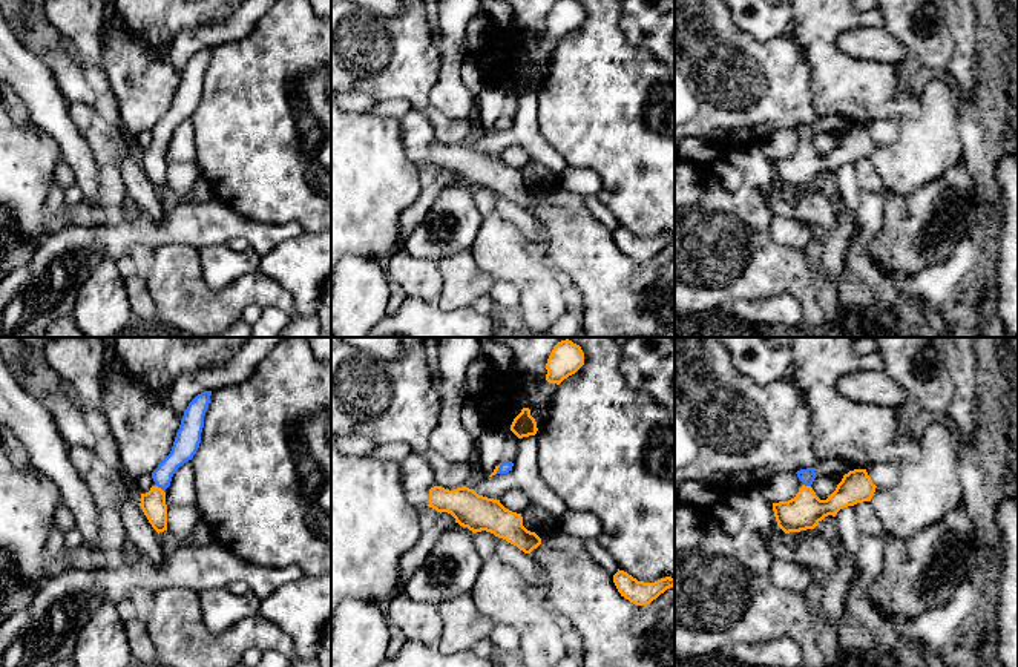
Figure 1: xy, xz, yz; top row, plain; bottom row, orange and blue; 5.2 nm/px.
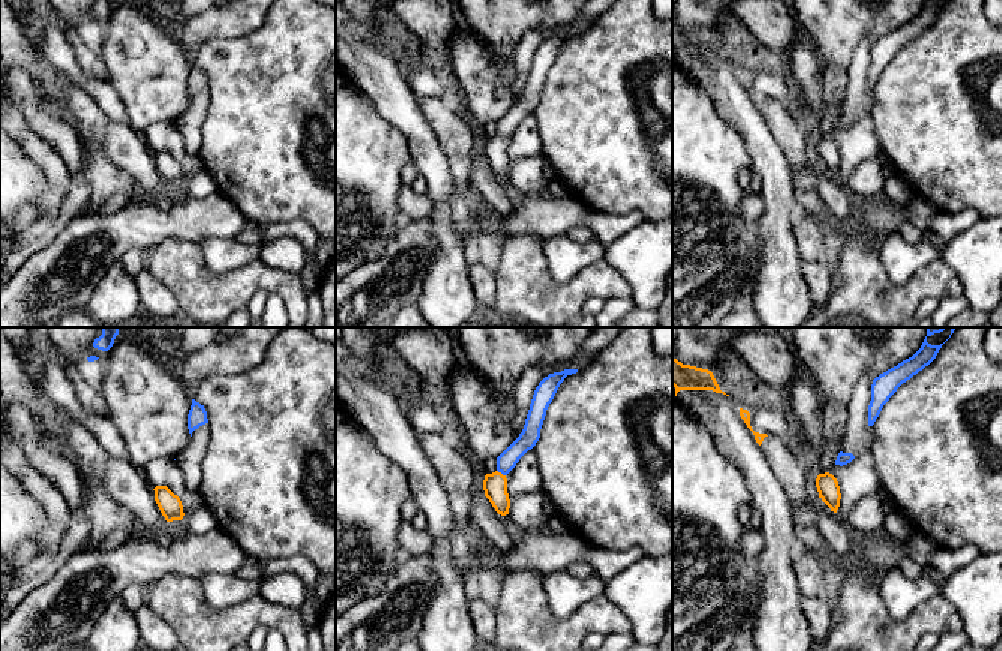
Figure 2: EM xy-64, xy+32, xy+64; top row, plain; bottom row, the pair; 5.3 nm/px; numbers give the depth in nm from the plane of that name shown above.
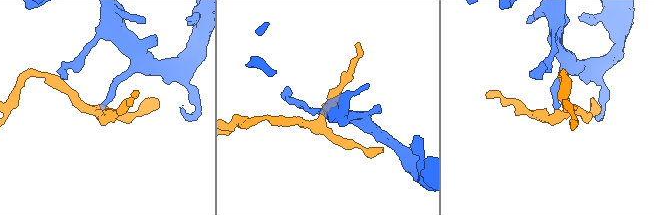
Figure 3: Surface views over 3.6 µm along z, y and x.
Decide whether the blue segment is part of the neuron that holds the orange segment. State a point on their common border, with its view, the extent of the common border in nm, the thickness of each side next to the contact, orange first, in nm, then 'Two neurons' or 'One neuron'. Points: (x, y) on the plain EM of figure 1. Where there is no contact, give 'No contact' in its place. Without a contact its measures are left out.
Touches orange at xy (160, 144). Shared border 50 nm. Thickness 130 nm (orange) against 120 nm. One neuron

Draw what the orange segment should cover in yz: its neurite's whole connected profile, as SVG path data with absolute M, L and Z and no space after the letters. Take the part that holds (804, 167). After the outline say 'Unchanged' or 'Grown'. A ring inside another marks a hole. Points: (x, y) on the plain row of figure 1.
M814 124L800 126L796 130L803 140L796 153L773 159L777 182L785 190L814 186L825 173L836 173L843 164L871 158L877 144L866 126L854 126L843 132L826 156L820 156L811 144L816 135Z. Grown

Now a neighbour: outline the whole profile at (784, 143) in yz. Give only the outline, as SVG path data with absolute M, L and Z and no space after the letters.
M780 129L760 141L759 146L767 158L779 159L794 155L802 143L796 129Z

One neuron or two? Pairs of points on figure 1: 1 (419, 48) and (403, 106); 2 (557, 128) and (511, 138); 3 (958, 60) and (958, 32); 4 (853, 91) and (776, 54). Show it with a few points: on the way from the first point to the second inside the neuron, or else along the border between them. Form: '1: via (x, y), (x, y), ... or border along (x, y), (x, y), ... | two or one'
1: border along (377, 103), (407, 100), (413, 108) | two
2: border along (535, 95), (538, 131), (563, 158) | two
3: via (962, 54), (962, 39) | one
4: border along (794, 39), (807, 59), (810, 94), (814, 106) | two

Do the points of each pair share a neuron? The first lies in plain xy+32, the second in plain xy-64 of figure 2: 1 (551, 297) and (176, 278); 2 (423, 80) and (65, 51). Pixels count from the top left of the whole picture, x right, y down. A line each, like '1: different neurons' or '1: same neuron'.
1: same neuron
2: same neuron

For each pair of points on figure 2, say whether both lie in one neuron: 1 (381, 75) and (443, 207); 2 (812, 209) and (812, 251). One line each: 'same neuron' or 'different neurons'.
1: same neuron
2: same neuron

